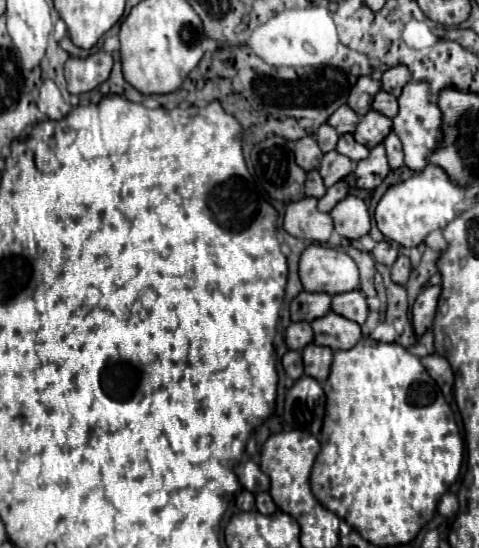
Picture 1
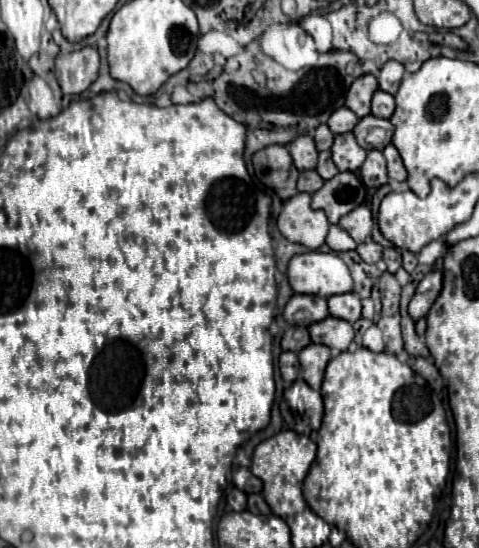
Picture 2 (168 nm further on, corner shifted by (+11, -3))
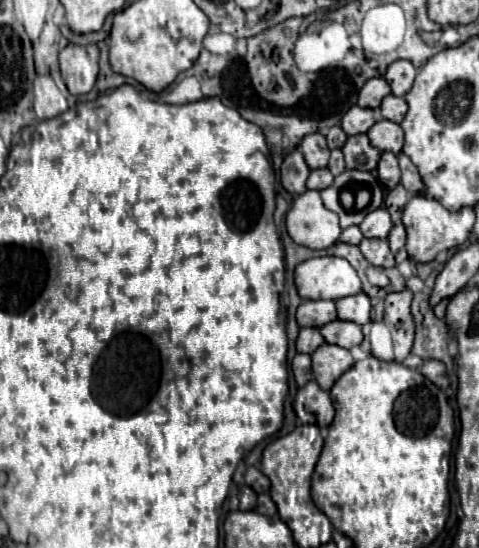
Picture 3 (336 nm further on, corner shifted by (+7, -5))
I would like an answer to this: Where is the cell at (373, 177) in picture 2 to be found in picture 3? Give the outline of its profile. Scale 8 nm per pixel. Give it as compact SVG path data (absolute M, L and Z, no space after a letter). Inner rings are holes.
M383 152L381 160L379 160L379 166L377 166L377 174L379 174L379 180L385 188L395 188L401 180L401 172L399 172L399 164L397 164L397 154L393 152Z

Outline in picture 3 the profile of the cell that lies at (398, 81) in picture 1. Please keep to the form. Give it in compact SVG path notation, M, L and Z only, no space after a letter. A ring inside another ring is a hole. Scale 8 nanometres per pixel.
M397 60L387 68L385 80L389 82L395 96L405 96L413 86L415 74L417 74L417 68L409 60Z

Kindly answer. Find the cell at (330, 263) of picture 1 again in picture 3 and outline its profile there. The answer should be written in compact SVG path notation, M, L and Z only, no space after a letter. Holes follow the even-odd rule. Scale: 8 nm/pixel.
M321 256L301 262L295 270L295 286L305 300L339 300L361 292L361 280L355 268L345 258L337 256Z

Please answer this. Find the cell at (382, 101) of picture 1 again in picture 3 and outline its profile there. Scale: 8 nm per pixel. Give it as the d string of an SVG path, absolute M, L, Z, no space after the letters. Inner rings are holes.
M389 94L389 96L383 98L383 102L381 102L381 106L379 106L379 114L381 114L383 118L399 124L399 122L405 118L407 108L409 108L409 106L407 106L405 98L399 98L399 96Z

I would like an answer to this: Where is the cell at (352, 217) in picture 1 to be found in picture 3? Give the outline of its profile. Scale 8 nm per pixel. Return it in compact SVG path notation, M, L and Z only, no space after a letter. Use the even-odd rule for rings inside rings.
M377 208L371 214L367 214L367 218L359 224L359 228L365 238L383 238L385 240L389 236L389 230L393 228L393 222L385 208Z

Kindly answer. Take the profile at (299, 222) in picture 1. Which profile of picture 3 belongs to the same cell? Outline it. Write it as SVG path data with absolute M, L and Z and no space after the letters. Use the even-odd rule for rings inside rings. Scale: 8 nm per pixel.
M307 190L293 200L287 212L287 230L297 244L313 250L329 248L341 236L337 214L323 206L317 190Z

